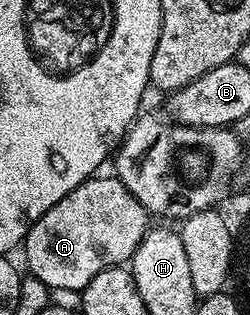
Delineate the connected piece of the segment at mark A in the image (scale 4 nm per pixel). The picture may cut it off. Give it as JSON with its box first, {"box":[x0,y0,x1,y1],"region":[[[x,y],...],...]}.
{"box":[22,177,150,292],"region":[[[93,177],[86,180],[82,185],[78,185],[70,193],[66,193],[66,197],[62,197],[62,201],[58,201],[58,205],[54,205],[43,215],[39,221],[28,231],[28,236],[24,238],[22,244],[22,252],[24,251],[24,259],[28,262],[31,278],[42,281],[53,292],[56,291],[76,291],[83,292],[86,285],[90,285],[90,281],[94,281],[94,277],[98,277],[98,273],[102,273],[111,267],[118,267],[127,264],[131,260],[132,255],[138,249],[138,245],[142,241],[142,237],[150,229],[150,216],[148,210],[141,205],[138,197],[134,197],[134,193],[130,193],[130,189],[126,189],[126,185],[122,185],[122,181],[115,177],[109,179],[100,179],[101,177]]]}

